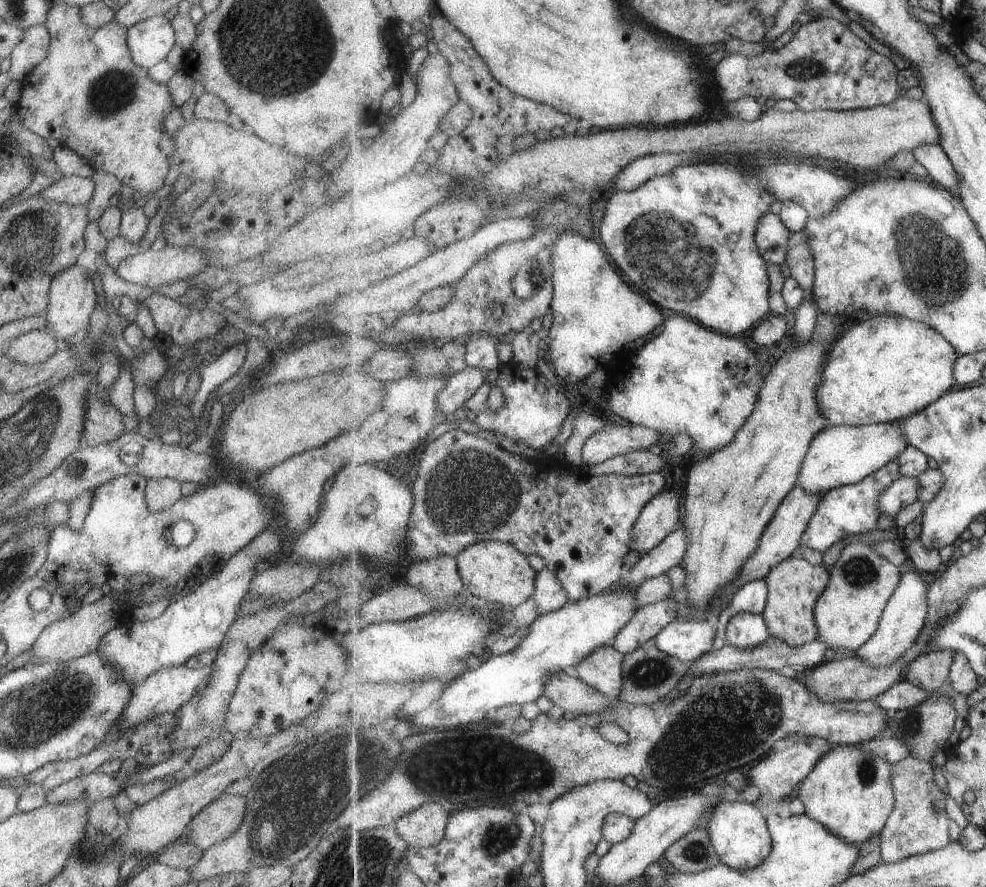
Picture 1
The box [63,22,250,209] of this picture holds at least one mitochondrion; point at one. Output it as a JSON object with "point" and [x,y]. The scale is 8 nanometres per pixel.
{"point":[114,90]}

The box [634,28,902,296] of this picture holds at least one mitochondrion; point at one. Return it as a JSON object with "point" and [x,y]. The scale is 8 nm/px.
{"point":[804,69]}

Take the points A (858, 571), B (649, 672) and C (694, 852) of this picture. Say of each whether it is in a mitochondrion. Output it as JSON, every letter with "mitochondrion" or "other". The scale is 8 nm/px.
{"A":"mitochondrion","B":"mitochondrion","C":"mitochondrion"}

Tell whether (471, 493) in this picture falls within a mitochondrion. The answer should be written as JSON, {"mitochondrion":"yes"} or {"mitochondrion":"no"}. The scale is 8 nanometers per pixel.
{"mitochondrion":"yes"}

